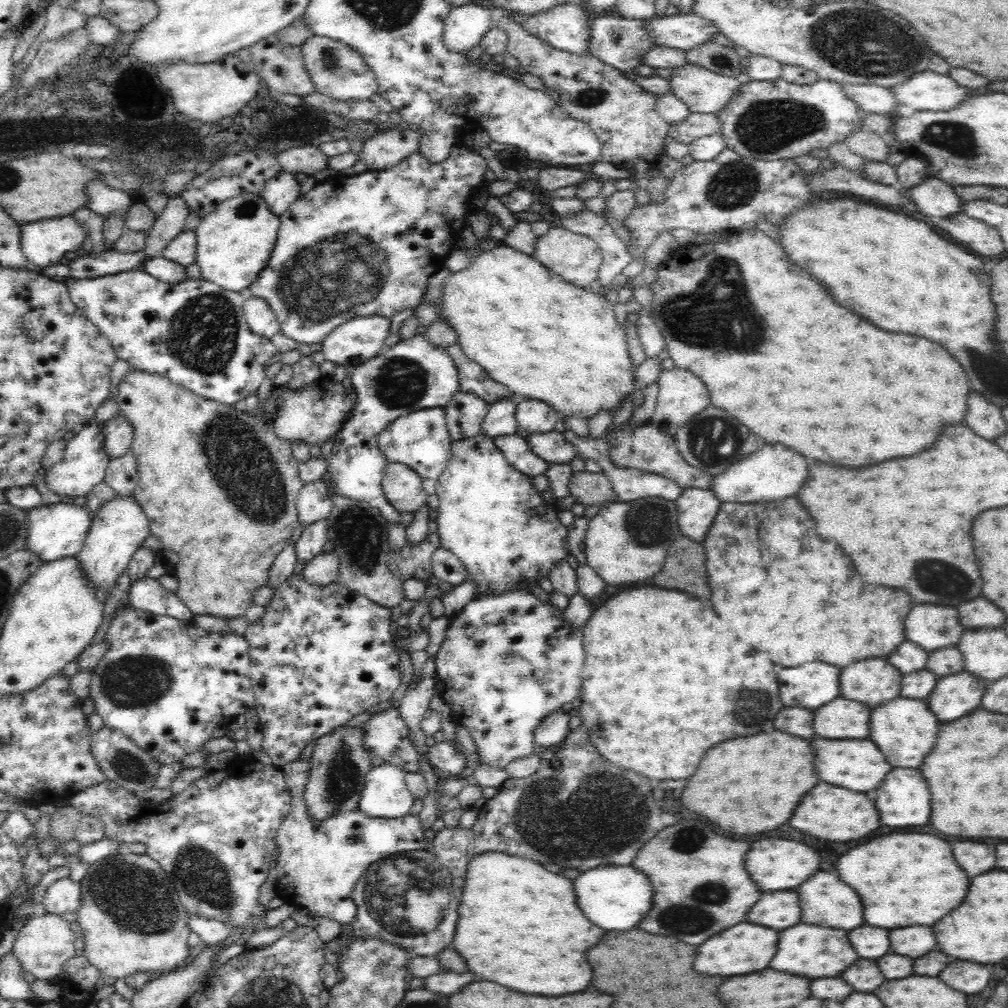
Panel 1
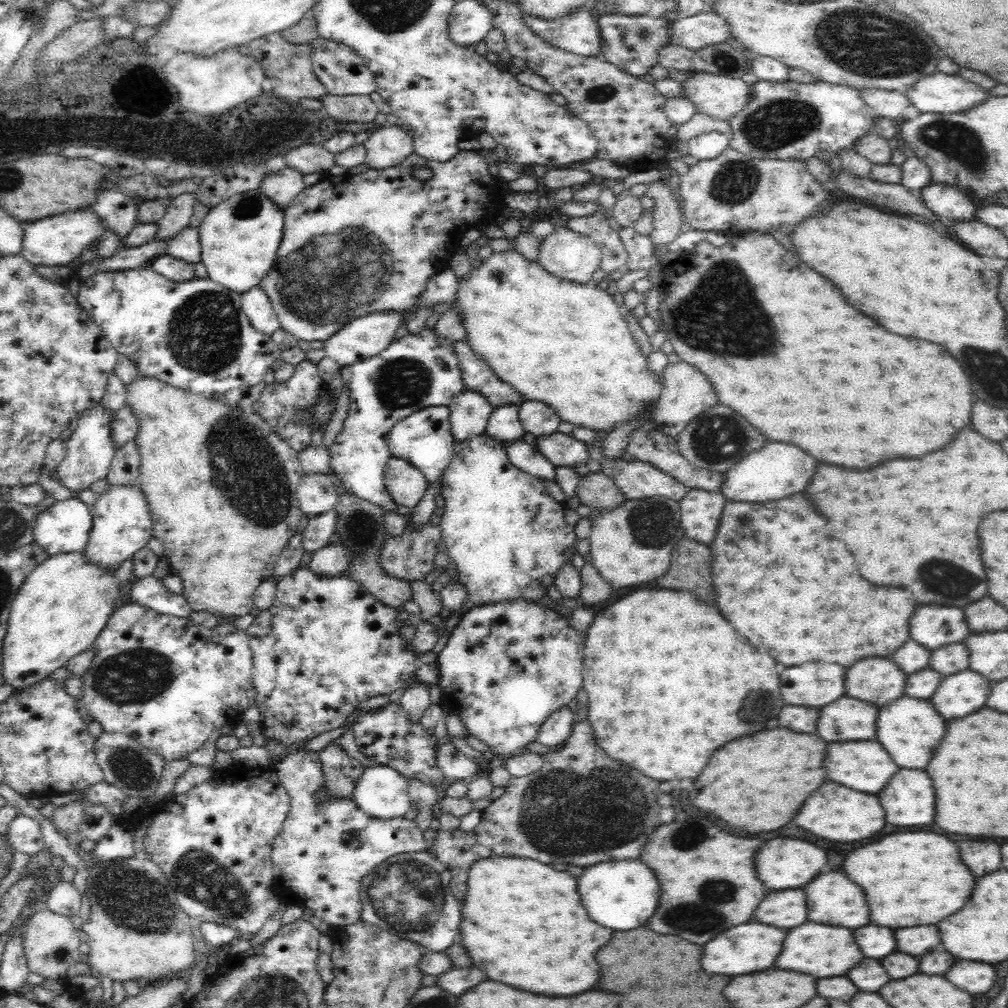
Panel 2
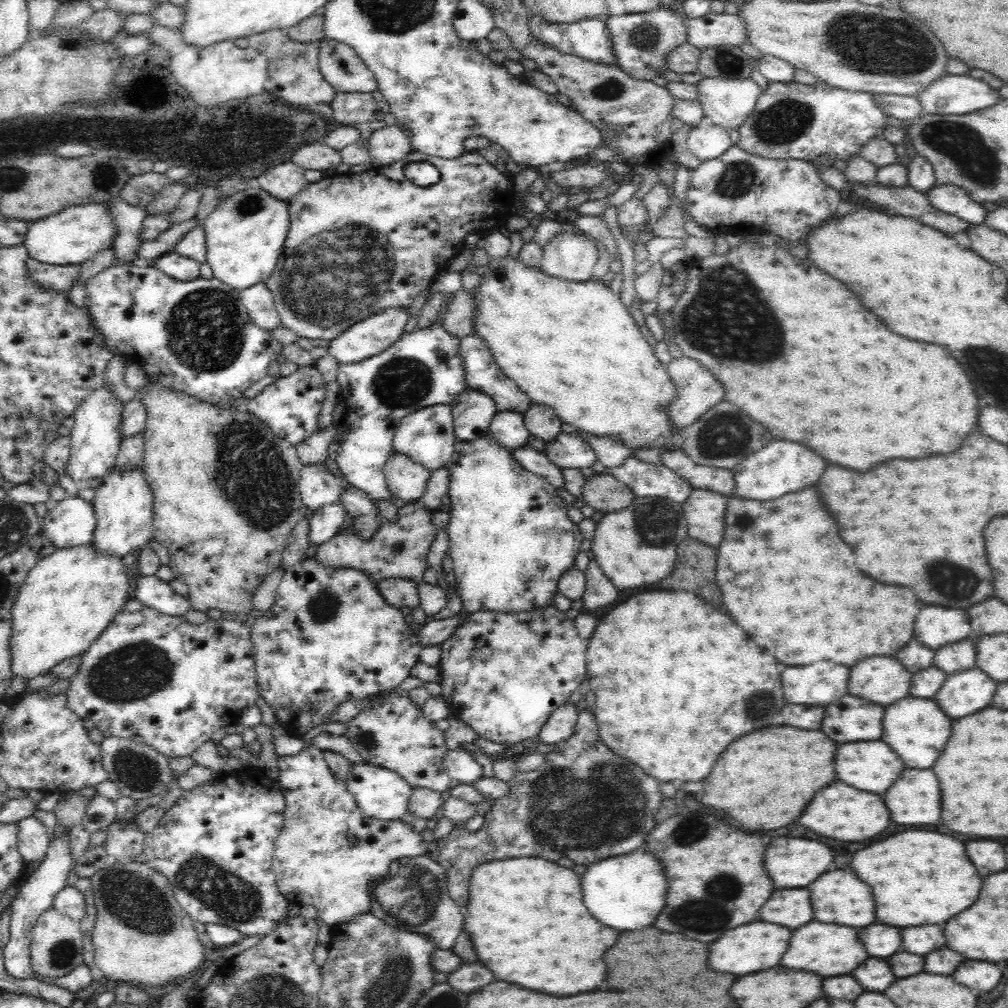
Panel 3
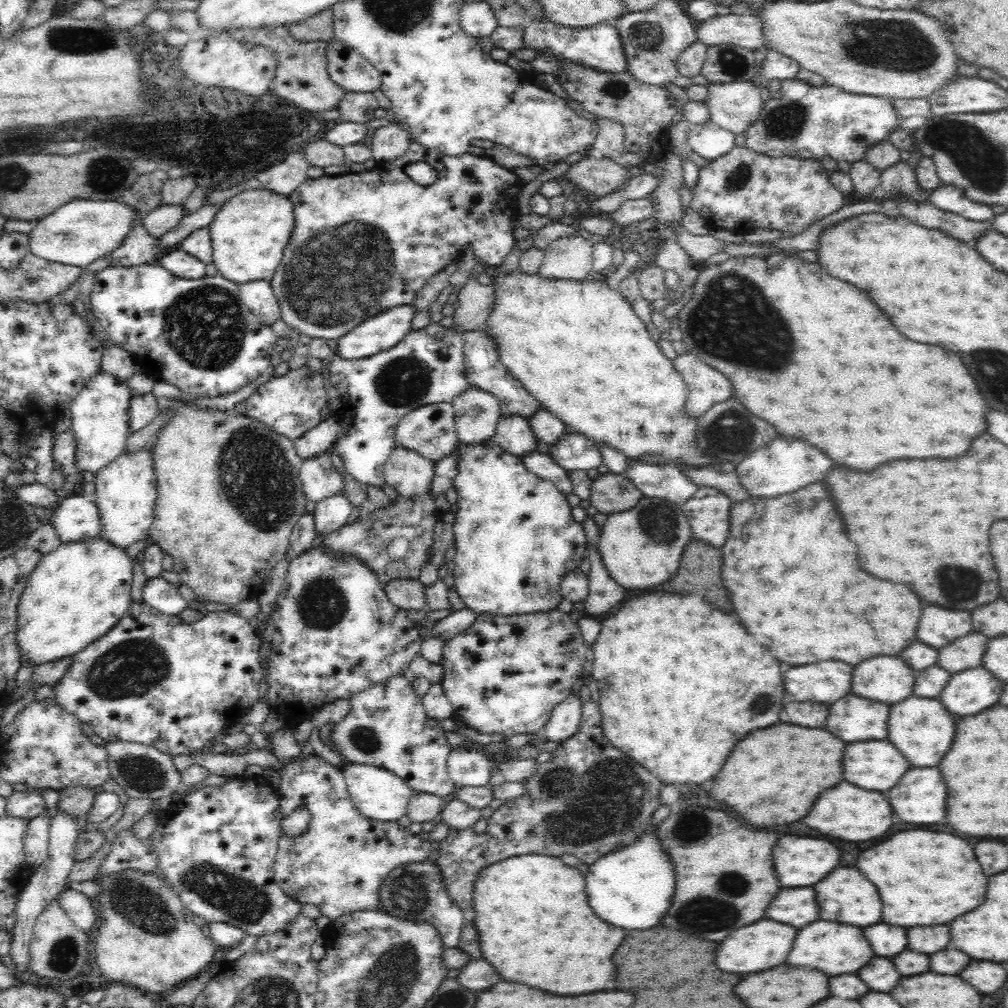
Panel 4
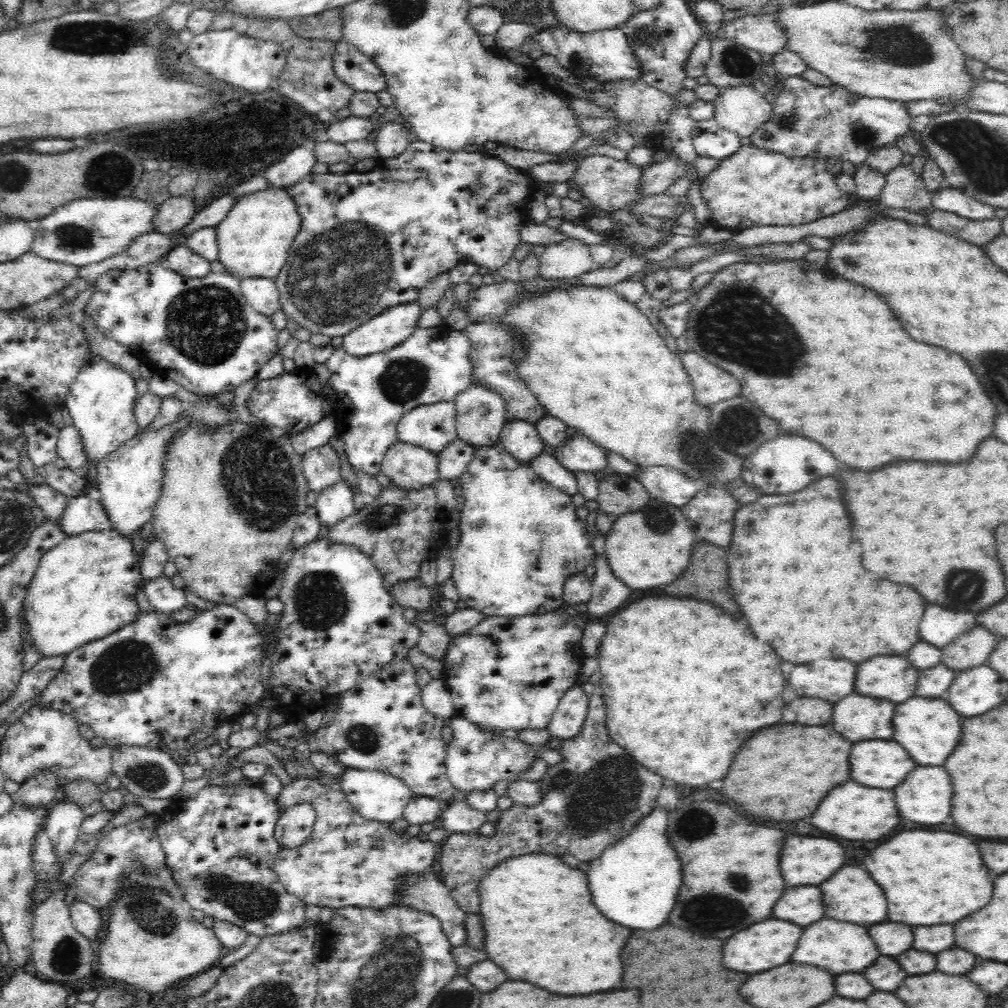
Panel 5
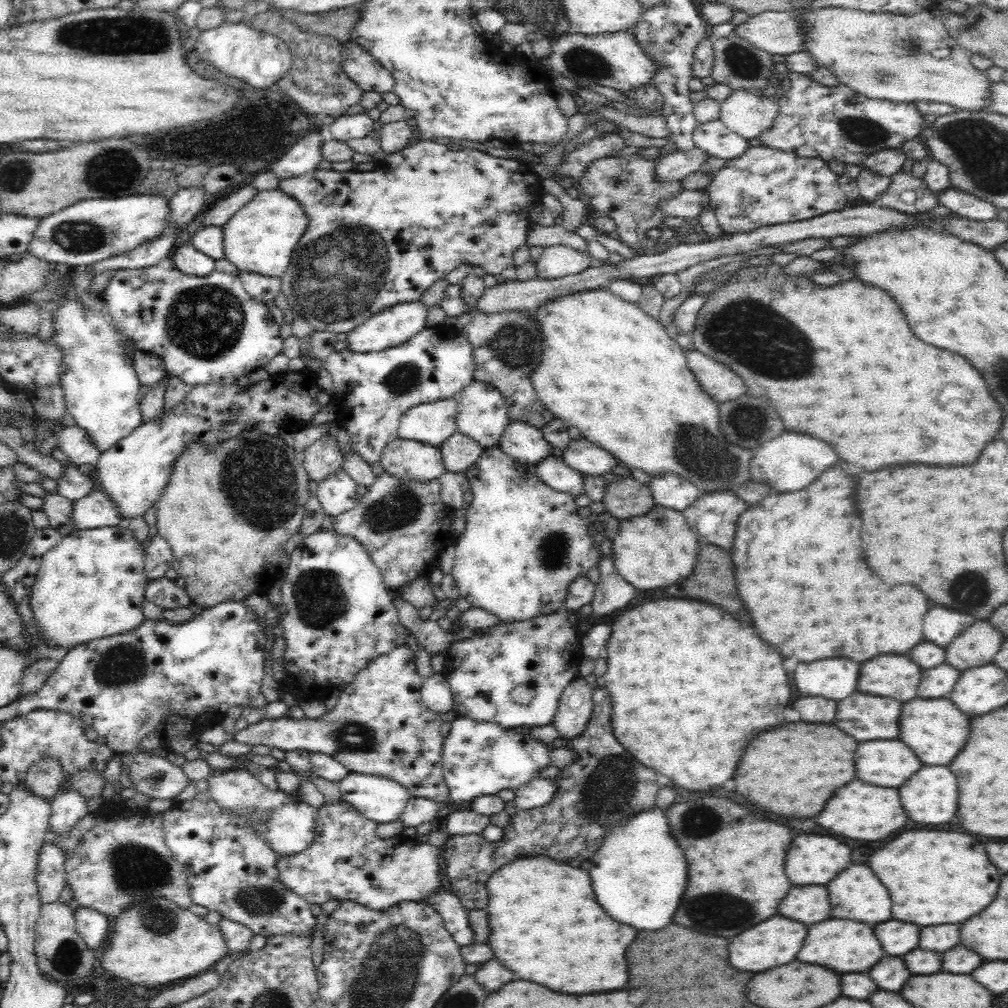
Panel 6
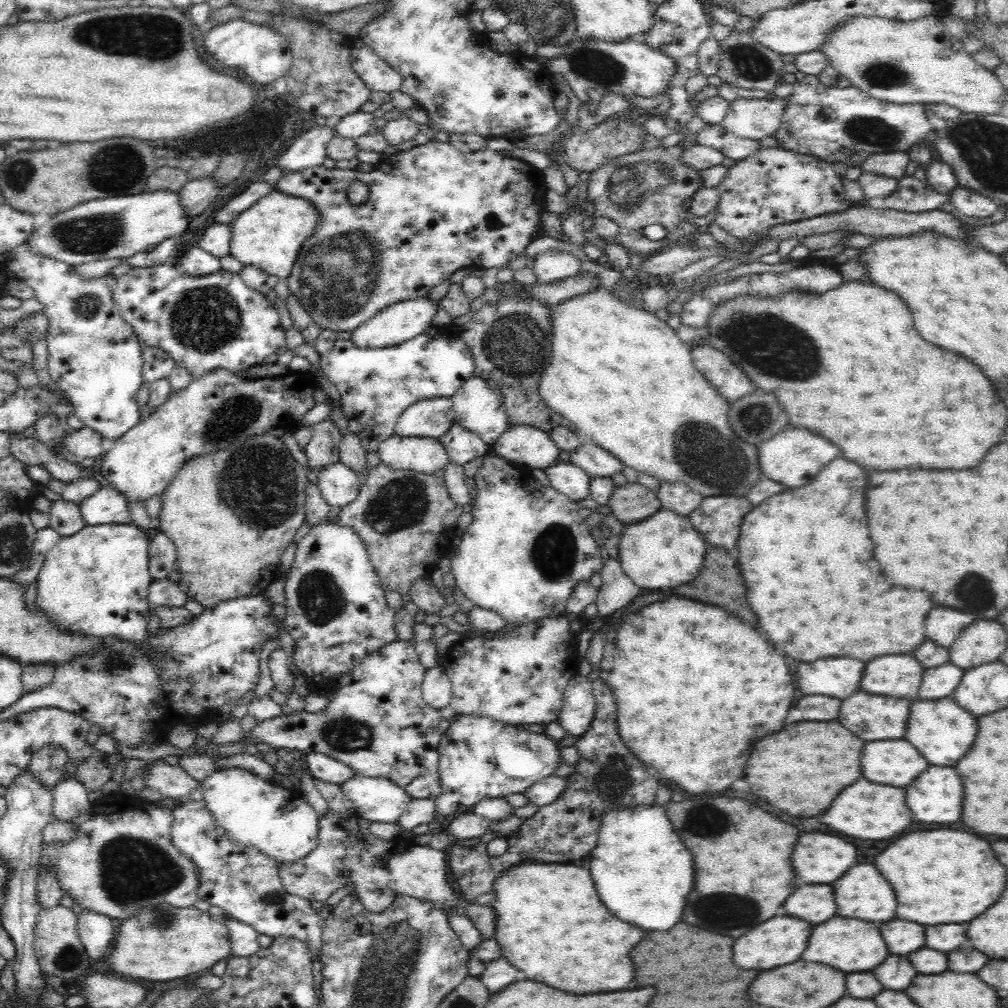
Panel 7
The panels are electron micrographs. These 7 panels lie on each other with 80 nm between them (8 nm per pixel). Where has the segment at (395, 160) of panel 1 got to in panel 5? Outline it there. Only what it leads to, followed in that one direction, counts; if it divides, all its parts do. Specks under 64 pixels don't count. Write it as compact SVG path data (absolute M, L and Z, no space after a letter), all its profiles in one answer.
M400 121L384 123L374 138L375 158L379 160L400 156L413 137L407 126Z

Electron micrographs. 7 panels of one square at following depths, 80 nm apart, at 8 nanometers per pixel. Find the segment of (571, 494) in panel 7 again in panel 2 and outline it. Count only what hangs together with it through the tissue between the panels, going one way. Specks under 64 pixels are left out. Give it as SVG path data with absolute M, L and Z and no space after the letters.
M522 438L502 441L508 461L516 468L539 479L554 480L555 466L542 456L534 444L526 443Z

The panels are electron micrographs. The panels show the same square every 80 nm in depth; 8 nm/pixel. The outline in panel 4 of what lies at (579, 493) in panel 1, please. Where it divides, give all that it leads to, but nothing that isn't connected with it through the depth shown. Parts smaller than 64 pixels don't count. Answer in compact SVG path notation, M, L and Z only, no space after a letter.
M608 472L592 480L588 500L598 512L611 515L632 508L642 497L642 491L622 473Z

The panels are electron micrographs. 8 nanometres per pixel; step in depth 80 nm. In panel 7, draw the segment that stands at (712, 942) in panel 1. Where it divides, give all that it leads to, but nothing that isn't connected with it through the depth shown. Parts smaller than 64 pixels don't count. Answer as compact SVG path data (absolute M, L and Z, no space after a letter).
M774 916L772 920L766 920L764 924L746 932L734 942L734 948L732 948L734 964L746 970L772 970L776 966L796 962L806 948L810 932L812 932L812 926L800 918Z

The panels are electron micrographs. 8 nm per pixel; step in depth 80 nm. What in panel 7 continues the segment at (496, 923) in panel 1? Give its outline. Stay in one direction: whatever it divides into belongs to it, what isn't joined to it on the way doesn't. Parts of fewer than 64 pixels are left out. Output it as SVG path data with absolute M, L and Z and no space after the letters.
M522 862L523 864L510 868L508 871L498 874L494 878L492 885L494 885L494 902L491 905L494 909L494 936L498 940L498 946L502 950L502 956L518 970L522 970L526 974L528 980L534 980L534 982L542 982L542 984L548 984L552 988L560 988L564 992L572 992L572 994L596 994L596 992L616 992L616 990L626 990L632 976L634 976L634 964L632 960L628 958L628 952L640 942L642 938L642 930L640 928L634 928L630 924L624 924L620 922L618 918L614 918L606 906L598 900L598 894L594 890L594 882L588 874L588 870L584 868L578 868L578 866L572 866L572 864L557 864L557 863L542 863L542 862Z

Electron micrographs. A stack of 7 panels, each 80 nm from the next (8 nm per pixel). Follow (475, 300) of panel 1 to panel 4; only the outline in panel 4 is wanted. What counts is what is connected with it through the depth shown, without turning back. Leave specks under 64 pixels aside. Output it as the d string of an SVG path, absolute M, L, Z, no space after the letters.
M500 266L488 271L488 275L492 280L492 308L488 319L482 324L482 331L486 331L490 335L490 339L496 345L499 361L508 369L508 373L524 386L528 394L540 403L542 408L554 413L566 426L572 428L584 436L591 438L598 443L604 443L625 454L627 458L636 458L642 454L658 454L659 460L670 462L673 464L691 464L691 466L713 466L716 468L734 470L734 466L728 467L726 464L720 464L712 461L702 449L694 447L694 434L696 434L696 419L690 419L684 415L684 400L688 389L685 389L684 382L680 380L680 375L674 370L673 360L664 357L664 353L660 351L660 347L656 341L648 335L648 331L644 329L644 323L638 319L634 313L631 304L620 294L620 291L614 291L602 281L602 279L588 279L582 282L572 280L548 279L540 276L539 273L528 274L520 271L500 271Z

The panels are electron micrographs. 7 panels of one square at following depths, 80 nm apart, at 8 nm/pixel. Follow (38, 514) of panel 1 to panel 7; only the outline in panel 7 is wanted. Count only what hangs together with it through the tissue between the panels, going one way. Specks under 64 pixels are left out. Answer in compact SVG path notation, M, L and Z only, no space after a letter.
M100 486L92 496L78 504L84 526L130 523L130 507L122 493L110 486Z

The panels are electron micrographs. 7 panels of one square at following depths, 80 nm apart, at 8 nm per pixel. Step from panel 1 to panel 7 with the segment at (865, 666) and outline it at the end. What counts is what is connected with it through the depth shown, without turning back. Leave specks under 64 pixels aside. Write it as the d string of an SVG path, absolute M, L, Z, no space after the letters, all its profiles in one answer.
M890 654L890 656L880 656L876 660L870 660L864 668L864 676L860 682L860 690L872 692L874 696L900 696L904 700L917 698L921 680L925 668L915 658L910 656L900 656L900 654Z

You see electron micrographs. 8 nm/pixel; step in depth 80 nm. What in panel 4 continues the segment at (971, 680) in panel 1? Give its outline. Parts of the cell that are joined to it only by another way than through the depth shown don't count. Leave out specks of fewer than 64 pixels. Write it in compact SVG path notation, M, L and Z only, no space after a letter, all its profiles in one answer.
M982 666L950 673L940 700L950 714L972 716L994 706L1004 684Z

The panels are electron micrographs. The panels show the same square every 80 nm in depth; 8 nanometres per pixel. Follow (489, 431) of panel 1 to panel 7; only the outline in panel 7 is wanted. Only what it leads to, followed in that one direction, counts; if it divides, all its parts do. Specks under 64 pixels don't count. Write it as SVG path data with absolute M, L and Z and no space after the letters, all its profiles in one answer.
M527 424L508 426L490 450L506 460L532 469L550 466L558 459L559 452L548 433Z

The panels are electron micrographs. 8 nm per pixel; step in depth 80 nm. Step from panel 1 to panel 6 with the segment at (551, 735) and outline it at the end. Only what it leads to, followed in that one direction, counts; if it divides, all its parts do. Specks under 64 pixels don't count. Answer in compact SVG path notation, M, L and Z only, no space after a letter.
M574 679L562 693L551 724L561 738L573 739L584 732L592 712L592 686Z

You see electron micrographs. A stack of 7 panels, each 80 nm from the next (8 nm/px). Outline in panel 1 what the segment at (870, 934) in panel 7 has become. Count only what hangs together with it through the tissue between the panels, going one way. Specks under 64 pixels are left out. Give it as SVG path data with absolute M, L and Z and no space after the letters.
M796 924L788 930L782 930L778 936L776 956L770 960L768 968L778 972L792 972L804 978L834 978L854 964L856 952L852 950L846 932L834 928L820 928L814 924Z

